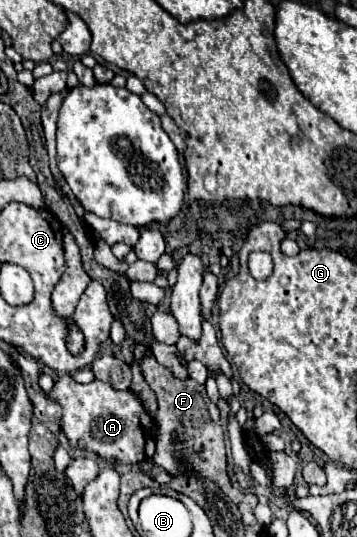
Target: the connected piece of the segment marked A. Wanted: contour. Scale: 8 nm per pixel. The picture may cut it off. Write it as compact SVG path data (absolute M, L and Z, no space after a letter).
M62 374L54 384L52 396L62 406L62 430L74 448L86 448L122 464L136 464L154 456L156 440L152 430L156 424L134 390L114 390L100 380L78 384L70 374Z

